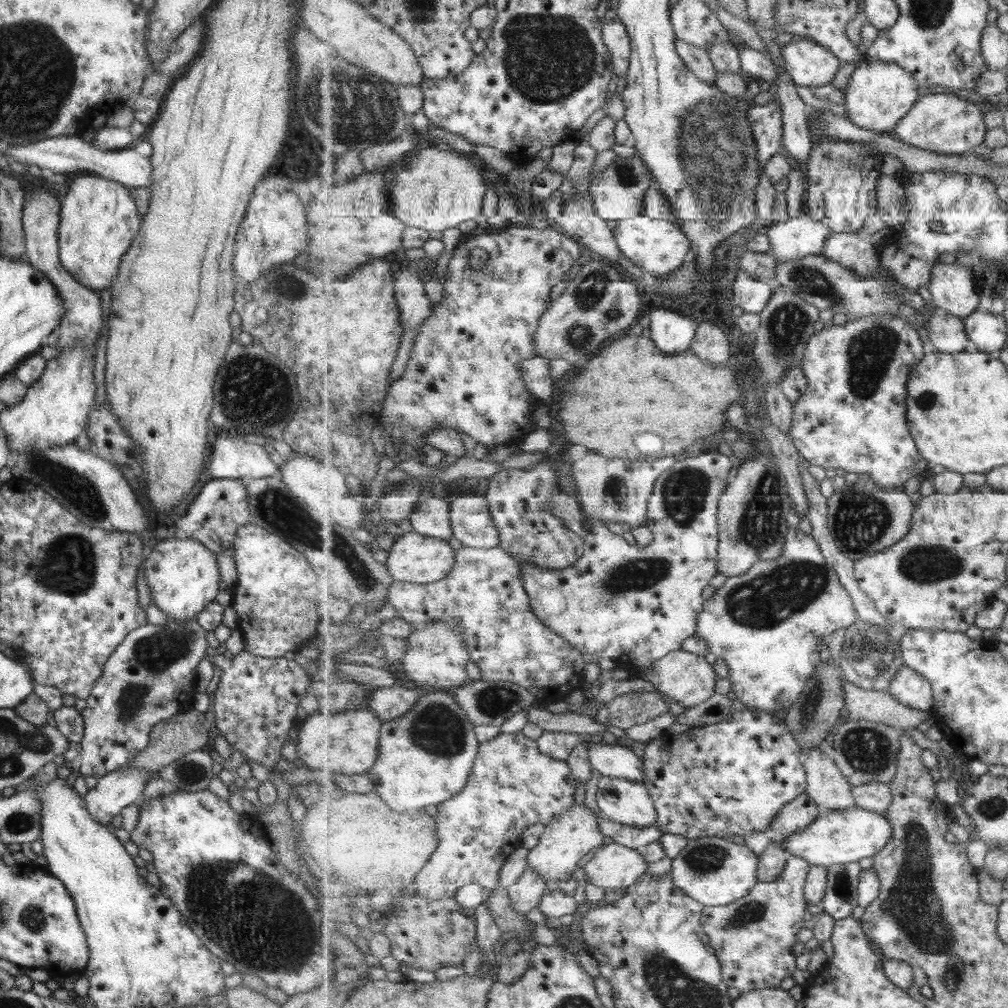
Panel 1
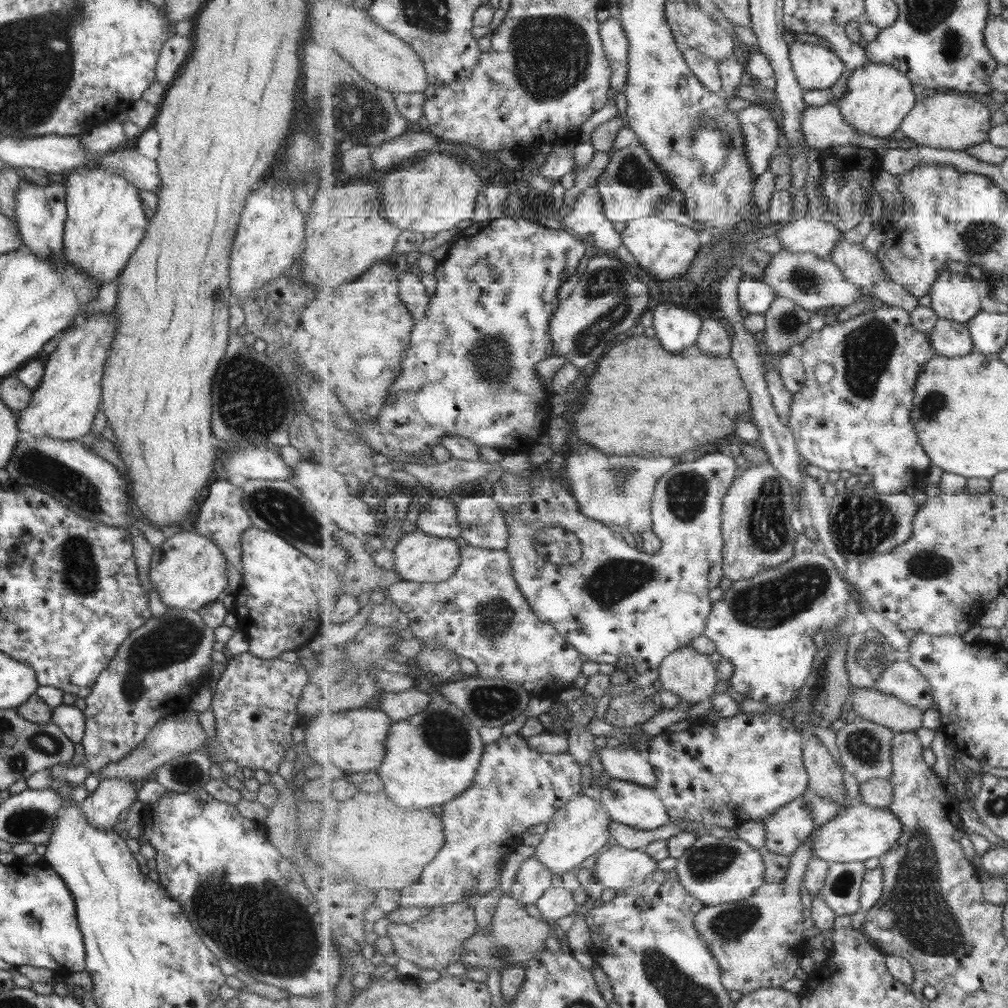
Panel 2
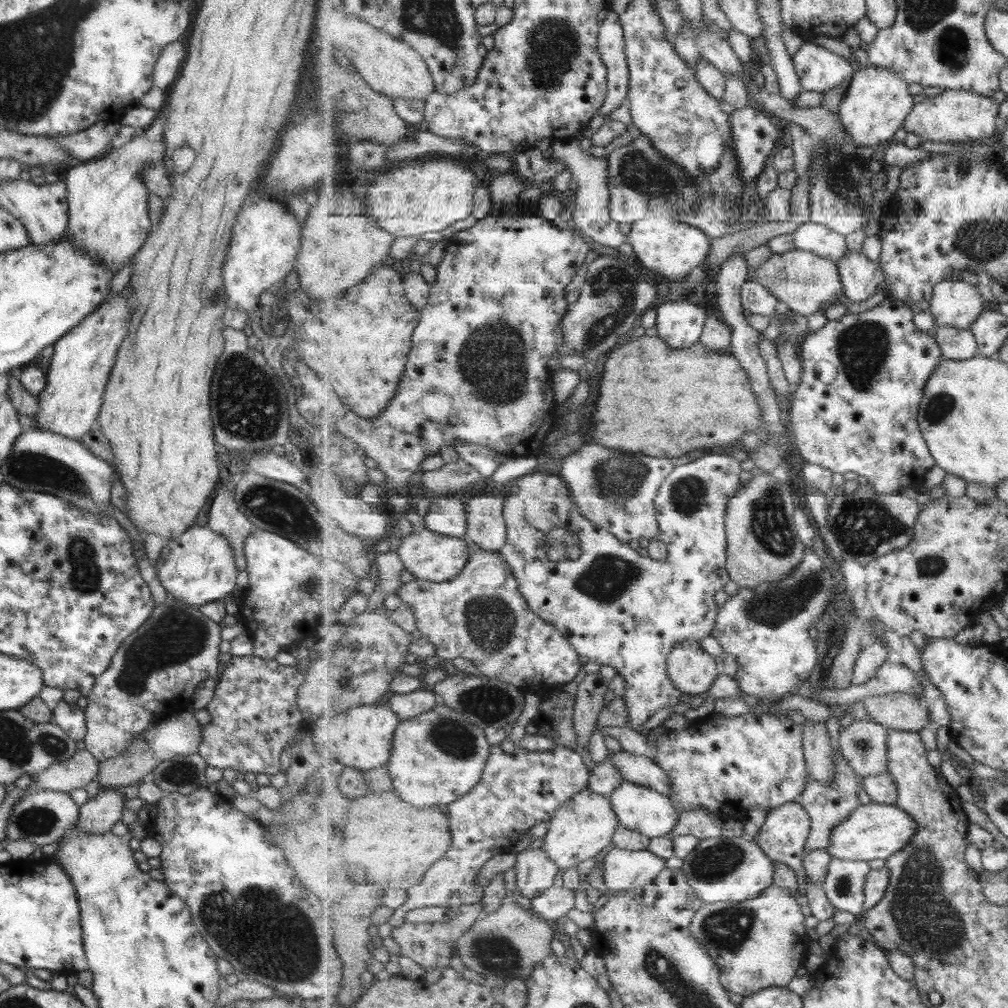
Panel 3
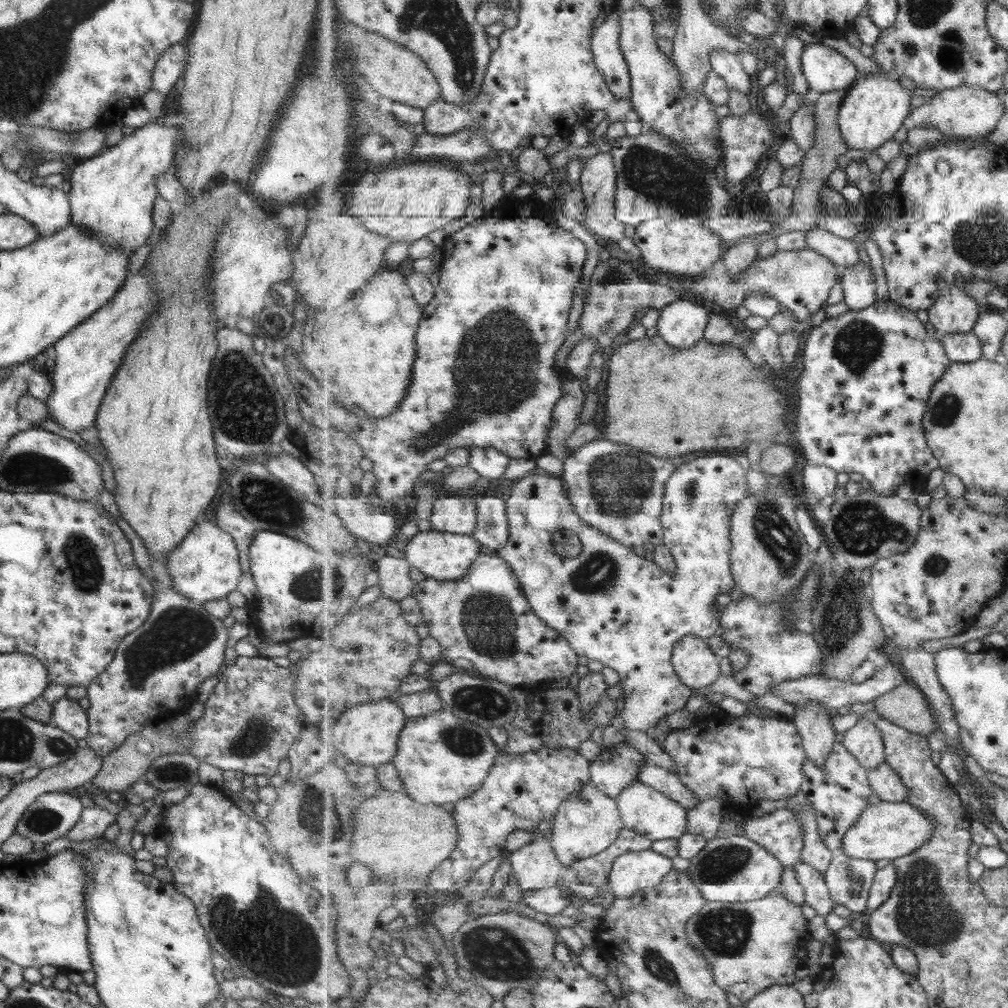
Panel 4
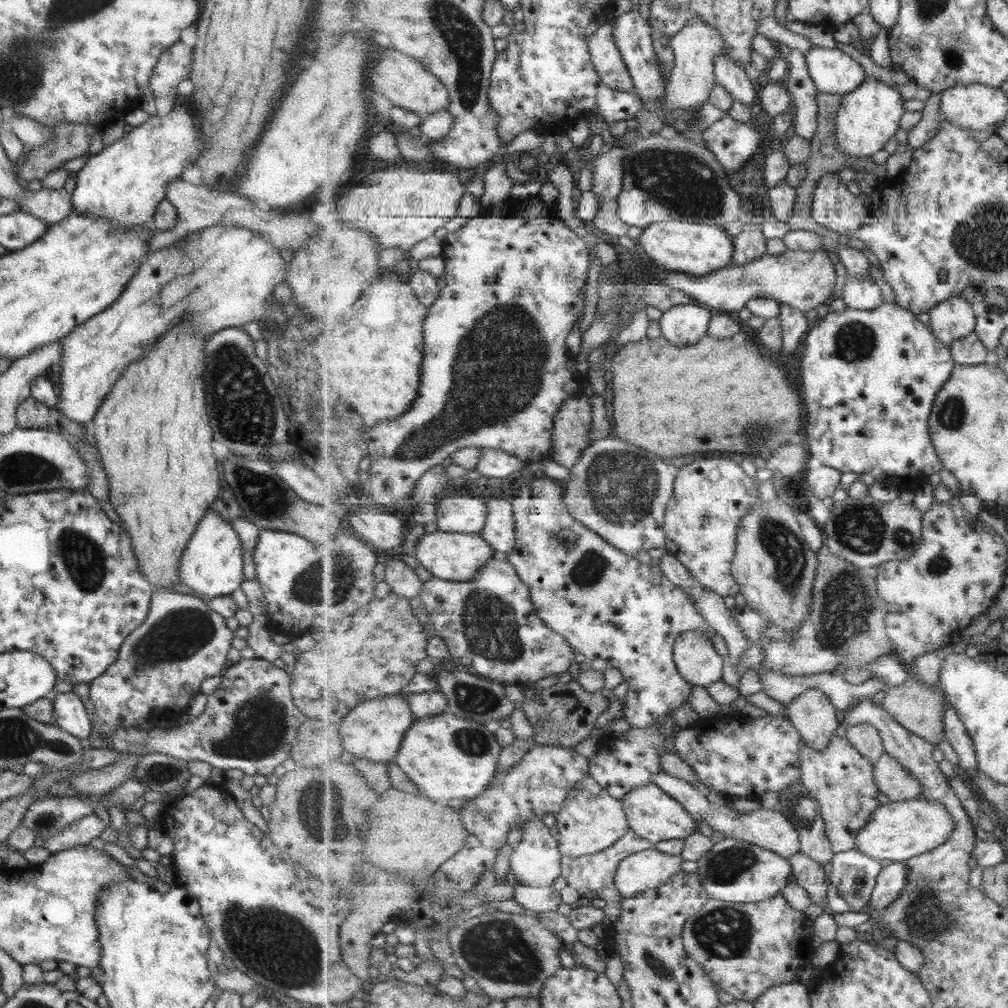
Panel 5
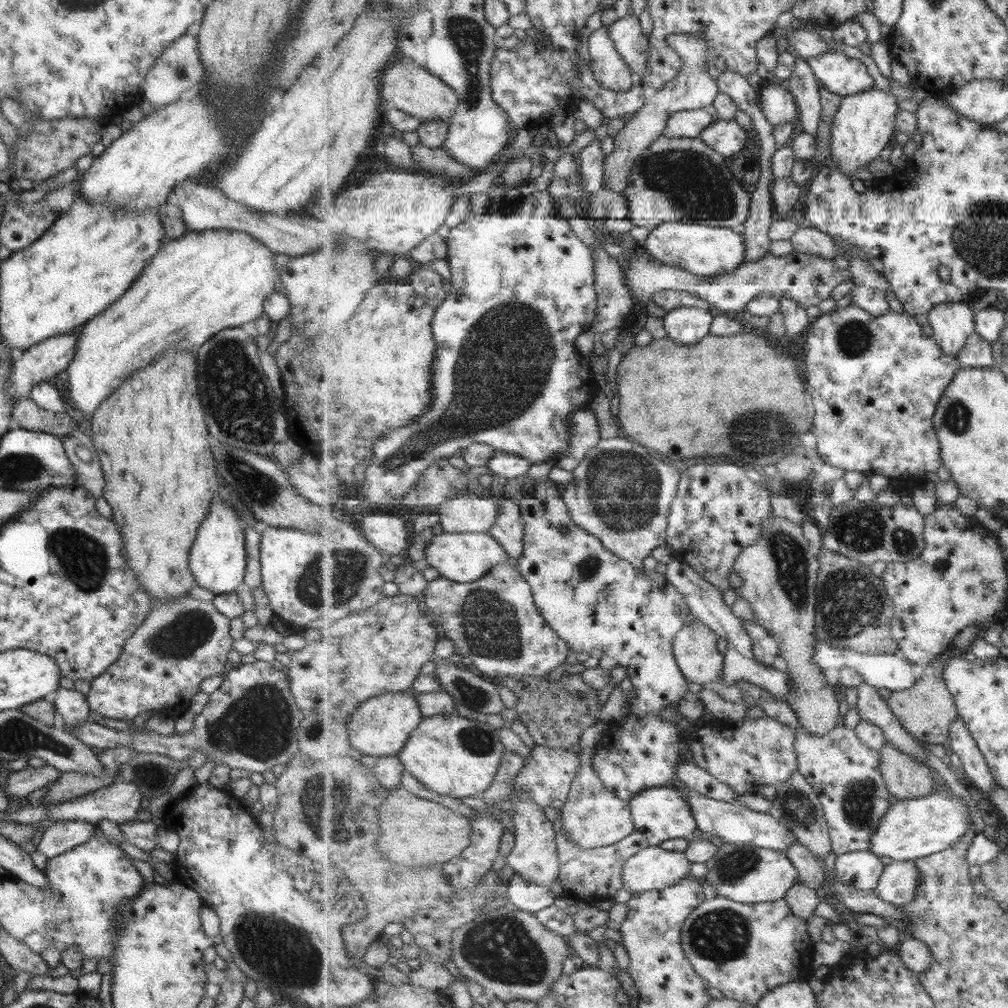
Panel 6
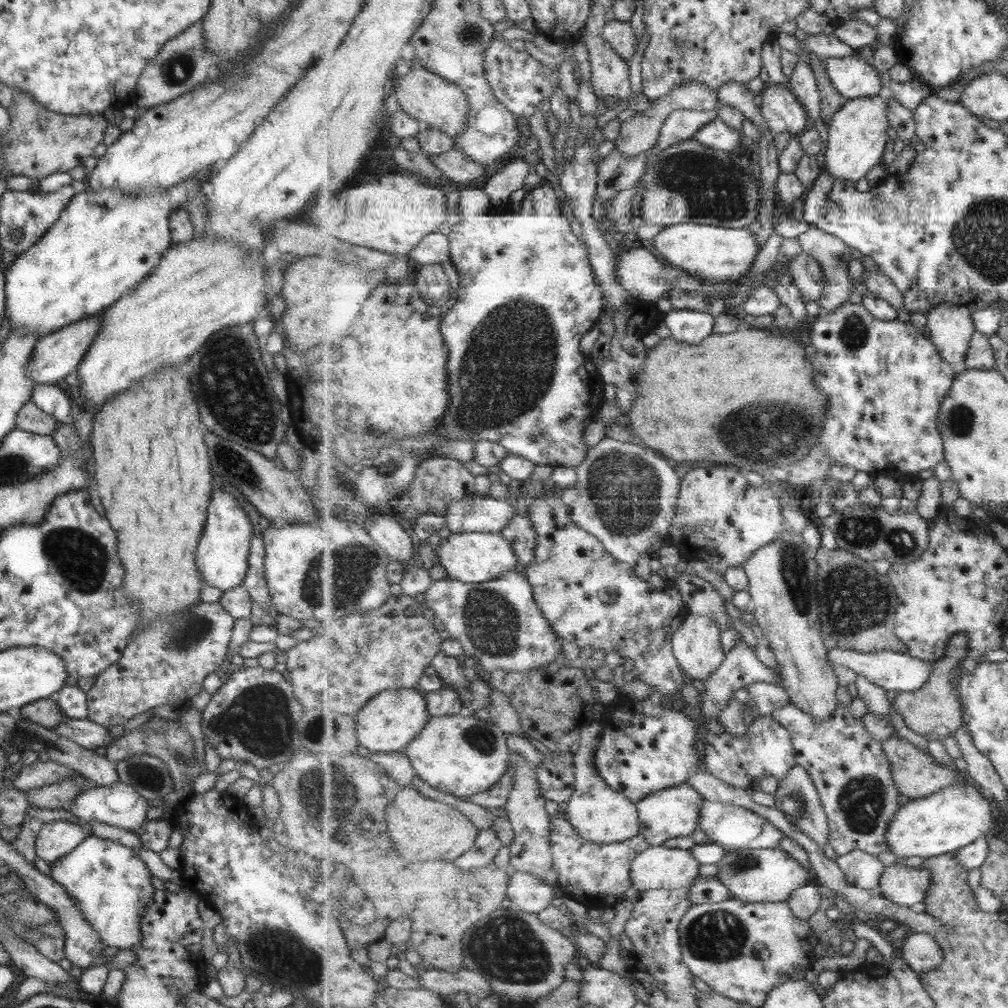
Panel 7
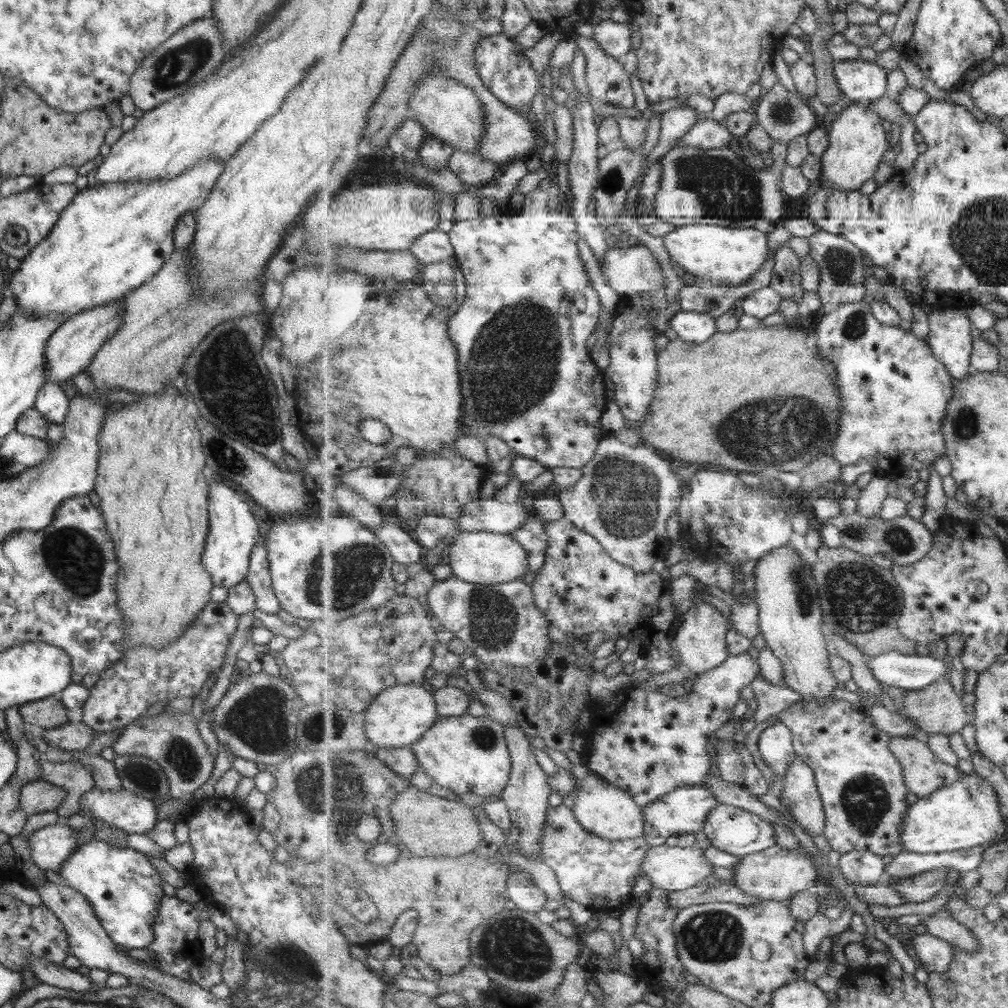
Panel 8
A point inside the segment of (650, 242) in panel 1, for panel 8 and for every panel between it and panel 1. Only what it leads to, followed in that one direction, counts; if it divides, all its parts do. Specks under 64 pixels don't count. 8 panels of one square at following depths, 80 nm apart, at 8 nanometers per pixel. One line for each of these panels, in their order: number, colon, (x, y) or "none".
2: (664, 248)
3: (673, 248)
4: (674, 246)
5: (699, 249)
6: (705, 250)
7: (714, 253)
8: (727, 257)

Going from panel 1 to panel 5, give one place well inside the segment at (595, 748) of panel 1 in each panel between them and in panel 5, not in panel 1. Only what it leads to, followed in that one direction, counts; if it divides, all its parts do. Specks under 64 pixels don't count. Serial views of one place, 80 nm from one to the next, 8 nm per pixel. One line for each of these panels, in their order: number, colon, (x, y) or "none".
2: (622, 762)
3: (640, 769)
4: (662, 779)
5: (767, 828)

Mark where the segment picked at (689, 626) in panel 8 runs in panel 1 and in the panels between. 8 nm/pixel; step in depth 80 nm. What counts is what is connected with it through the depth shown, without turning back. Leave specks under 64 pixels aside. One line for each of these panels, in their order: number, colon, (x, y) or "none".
1: (685, 677)
2: (690, 674)
3: (694, 670)
4: (698, 666)
5: (695, 655)
6: (696, 651)
7: (697, 646)

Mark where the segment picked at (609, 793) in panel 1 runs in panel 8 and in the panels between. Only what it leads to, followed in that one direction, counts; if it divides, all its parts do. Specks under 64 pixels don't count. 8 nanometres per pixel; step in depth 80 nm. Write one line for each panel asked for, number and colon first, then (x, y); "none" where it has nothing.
2: (635, 805)
3: (645, 810)
4: (644, 809)
5: (653, 814)
6: (663, 813)
7: (675, 812)
8: (684, 811)

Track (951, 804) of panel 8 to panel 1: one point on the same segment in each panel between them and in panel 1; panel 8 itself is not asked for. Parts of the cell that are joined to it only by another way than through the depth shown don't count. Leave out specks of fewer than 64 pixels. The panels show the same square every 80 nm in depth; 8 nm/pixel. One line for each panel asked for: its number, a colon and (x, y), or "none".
1: (837, 837)
2: (859, 832)
3: (875, 831)
4: (887, 830)
5: (900, 830)
6: (914, 828)
7: (959, 815)

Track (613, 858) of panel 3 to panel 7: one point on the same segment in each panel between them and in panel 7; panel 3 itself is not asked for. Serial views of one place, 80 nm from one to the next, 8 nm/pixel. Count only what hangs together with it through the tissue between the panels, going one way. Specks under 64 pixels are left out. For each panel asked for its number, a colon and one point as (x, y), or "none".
4: (632, 873)
5: (651, 868)
6: (654, 868)
7: (658, 867)

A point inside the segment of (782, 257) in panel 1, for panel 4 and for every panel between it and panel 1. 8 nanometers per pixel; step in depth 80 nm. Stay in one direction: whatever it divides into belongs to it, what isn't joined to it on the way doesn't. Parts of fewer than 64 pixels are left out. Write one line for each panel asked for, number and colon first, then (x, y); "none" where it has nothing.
2: (821, 238)
3: (812, 237)
4: (843, 252)

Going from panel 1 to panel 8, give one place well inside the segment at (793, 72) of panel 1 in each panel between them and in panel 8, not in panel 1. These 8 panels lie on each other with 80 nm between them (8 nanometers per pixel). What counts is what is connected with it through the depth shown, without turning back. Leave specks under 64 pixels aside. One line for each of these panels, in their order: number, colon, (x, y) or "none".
2: (816, 67)
3: (819, 70)
4: (826, 70)
5: (834, 71)
6: (846, 76)
7: (854, 77)
8: (861, 81)

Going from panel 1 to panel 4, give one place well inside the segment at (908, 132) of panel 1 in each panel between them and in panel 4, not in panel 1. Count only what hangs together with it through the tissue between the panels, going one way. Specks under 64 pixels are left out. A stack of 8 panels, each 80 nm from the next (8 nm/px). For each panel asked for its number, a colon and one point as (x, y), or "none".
2: (943, 121)
3: (960, 116)
4: (967, 111)

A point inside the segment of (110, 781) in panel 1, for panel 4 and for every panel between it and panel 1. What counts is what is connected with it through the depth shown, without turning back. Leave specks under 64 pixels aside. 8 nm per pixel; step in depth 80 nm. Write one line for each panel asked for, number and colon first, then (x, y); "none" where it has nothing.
2: (100, 808)
3: (97, 815)
4: (94, 820)

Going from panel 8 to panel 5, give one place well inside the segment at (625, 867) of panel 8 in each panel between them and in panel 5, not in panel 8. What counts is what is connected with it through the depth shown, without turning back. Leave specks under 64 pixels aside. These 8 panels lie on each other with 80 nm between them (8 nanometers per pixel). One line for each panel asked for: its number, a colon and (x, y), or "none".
5: (585, 874)
6: (594, 875)
7: (597, 876)

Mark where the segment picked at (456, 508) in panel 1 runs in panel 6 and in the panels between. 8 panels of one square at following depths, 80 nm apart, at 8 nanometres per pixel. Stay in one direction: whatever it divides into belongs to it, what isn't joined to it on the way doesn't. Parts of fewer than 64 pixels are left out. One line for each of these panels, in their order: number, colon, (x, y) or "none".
2: (483, 524)
3: (487, 528)
4: (492, 530)
5: (499, 530)
6: (509, 528)

